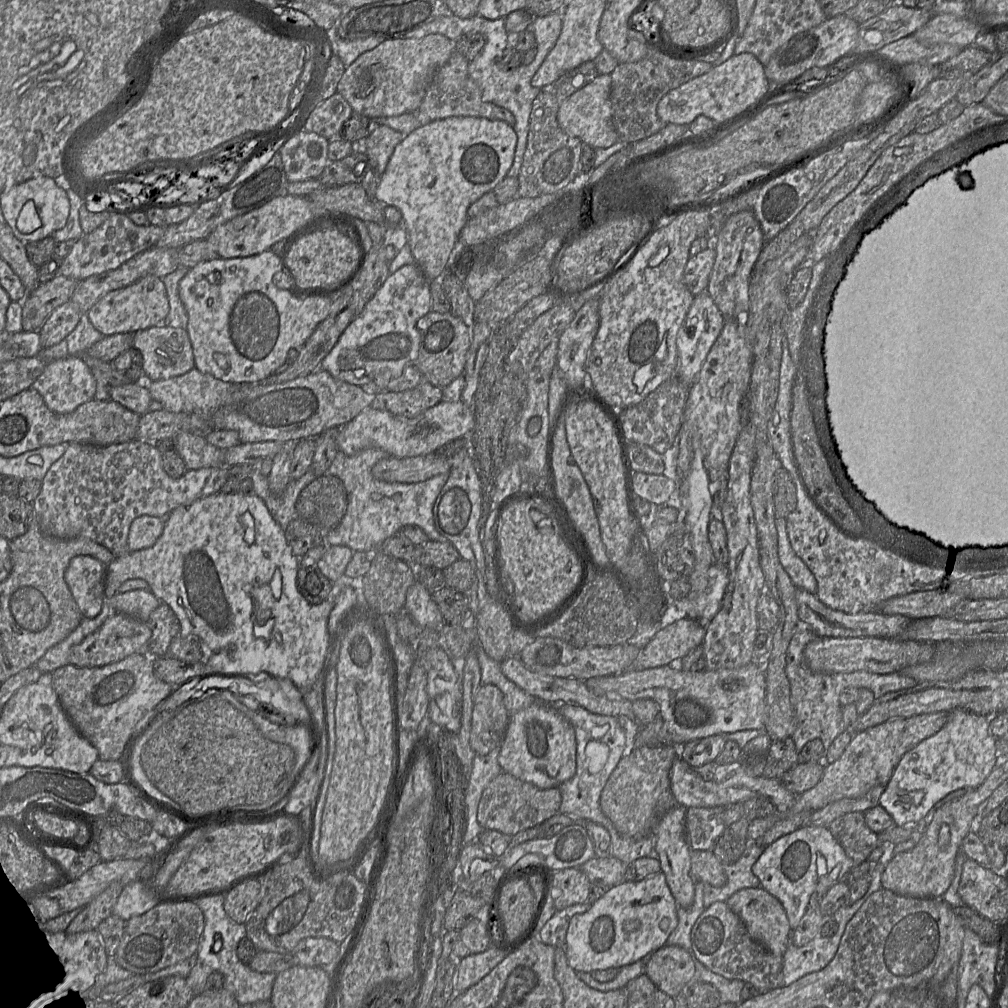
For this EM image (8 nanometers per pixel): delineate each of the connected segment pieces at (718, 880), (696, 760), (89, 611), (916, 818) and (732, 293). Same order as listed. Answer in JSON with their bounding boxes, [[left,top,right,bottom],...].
[[691,849,727,887],[679,734,733,767],[65,555,106,618],[879,709,996,827],[706,210,765,320]]

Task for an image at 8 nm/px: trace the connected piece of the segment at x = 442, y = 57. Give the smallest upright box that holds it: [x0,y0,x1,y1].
[337,34,456,119]

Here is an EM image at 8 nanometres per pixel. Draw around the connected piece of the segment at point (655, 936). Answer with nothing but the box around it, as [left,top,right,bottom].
[565,872,678,972]

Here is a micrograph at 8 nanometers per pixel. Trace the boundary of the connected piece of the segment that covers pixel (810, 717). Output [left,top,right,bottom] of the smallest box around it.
[786,626,917,753]

